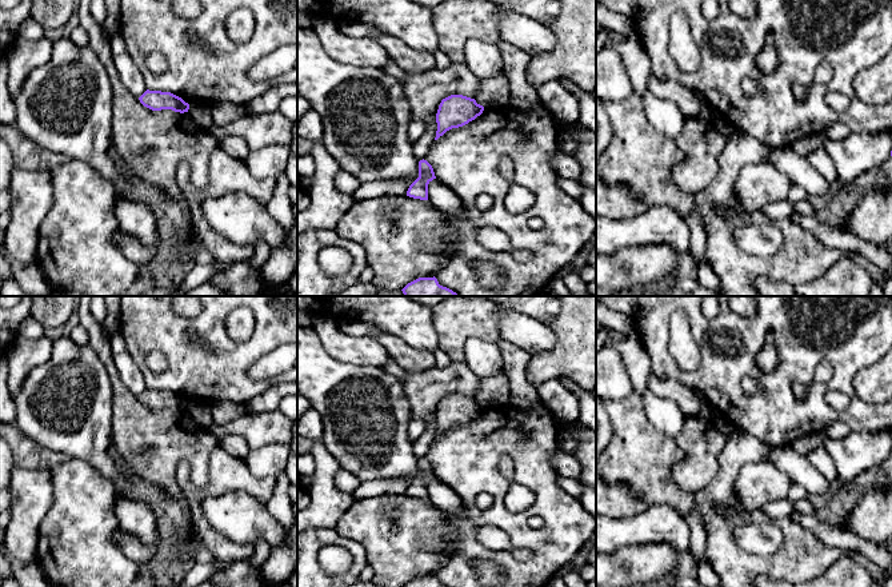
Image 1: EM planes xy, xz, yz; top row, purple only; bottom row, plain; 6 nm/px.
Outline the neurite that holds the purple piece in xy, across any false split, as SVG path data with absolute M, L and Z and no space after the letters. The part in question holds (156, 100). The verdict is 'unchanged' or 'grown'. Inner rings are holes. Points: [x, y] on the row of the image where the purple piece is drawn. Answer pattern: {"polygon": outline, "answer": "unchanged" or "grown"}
{"polygon": "M147 89L139 97L139 100L144 107L152 111L172 109L175 112L184 113L184 112L188 112L189 109L188 103L185 103L181 97L171 92Z", "answer": "unchanged"}

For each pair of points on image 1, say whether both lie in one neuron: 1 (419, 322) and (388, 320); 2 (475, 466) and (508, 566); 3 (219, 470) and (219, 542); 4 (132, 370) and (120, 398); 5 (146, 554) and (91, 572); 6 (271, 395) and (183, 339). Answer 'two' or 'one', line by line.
1: one
2: one
3: one
4: two
5: two
6: two

